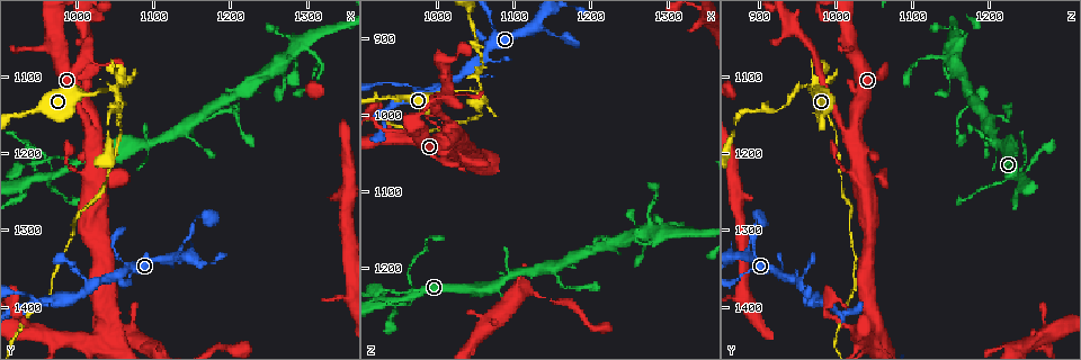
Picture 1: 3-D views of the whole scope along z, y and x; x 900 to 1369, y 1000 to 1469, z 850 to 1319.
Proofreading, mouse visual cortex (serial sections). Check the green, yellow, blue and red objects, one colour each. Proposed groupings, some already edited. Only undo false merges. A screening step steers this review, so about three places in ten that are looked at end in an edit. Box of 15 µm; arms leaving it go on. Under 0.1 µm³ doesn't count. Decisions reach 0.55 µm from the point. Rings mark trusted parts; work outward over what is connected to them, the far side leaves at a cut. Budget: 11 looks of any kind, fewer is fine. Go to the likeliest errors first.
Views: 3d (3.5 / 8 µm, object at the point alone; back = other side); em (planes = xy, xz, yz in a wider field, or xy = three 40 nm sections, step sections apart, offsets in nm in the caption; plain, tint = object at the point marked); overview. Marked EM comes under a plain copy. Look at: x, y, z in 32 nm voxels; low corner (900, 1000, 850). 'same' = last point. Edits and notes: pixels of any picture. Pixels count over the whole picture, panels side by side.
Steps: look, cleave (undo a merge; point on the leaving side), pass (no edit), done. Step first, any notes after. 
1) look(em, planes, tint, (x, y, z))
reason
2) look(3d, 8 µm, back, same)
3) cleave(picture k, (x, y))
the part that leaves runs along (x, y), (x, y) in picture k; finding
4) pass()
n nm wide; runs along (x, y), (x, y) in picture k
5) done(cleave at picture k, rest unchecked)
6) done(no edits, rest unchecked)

look(3d, 3.5 µm, (1050, 1115, 970))

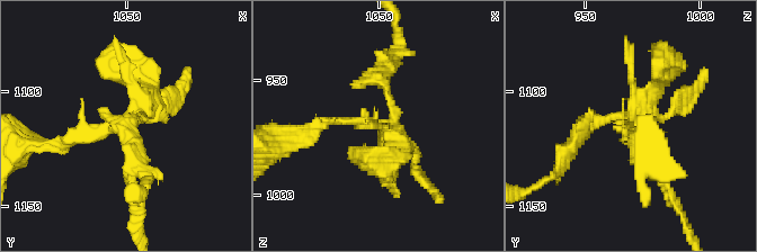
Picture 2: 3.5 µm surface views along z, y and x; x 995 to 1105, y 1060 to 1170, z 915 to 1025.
look(em, xy, step 5, tint, (1049, 1113, 969))
shape alone is not enough

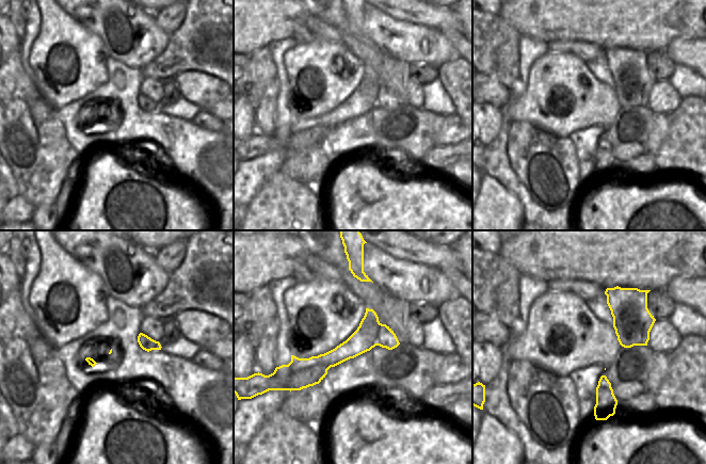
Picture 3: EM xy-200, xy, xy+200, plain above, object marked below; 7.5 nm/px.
cleave(picture 2, (105, 111))
the part that leaves runs along (121, 125), (141, 115), (131, 128), (137, 163) in picture 2; two cells meet here

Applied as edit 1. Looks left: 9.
look(3d, 3.5 µm, (950, 1235, 1245))
four arms meet

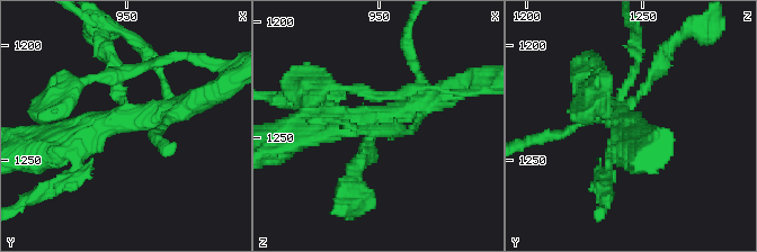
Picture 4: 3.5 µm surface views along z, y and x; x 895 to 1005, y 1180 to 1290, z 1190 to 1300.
look(em, planes, tint, (951, 1231, 1242))

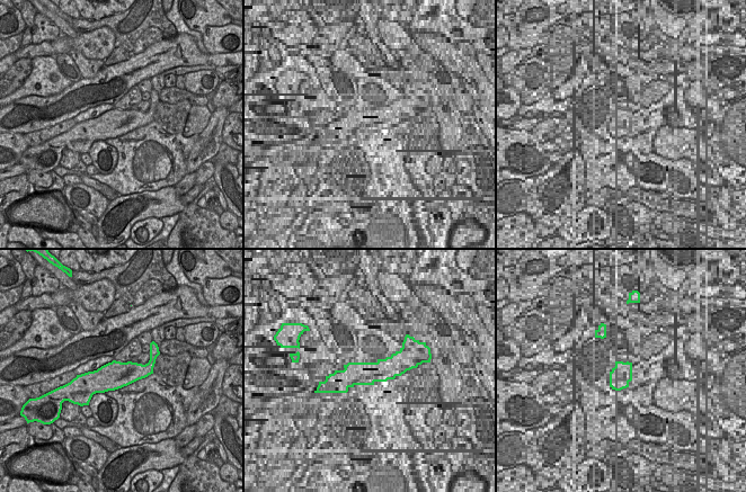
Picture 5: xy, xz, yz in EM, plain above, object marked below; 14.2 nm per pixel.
pass()
4 arms; arms of 150, 250, 300, 350 nm; runs along (151, 364), (144, 370), (81, 378) in picture 5; all the same cell

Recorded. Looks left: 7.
look(3d, 3.5 µm, back, (1030, 1445, 1055))
sharp bend

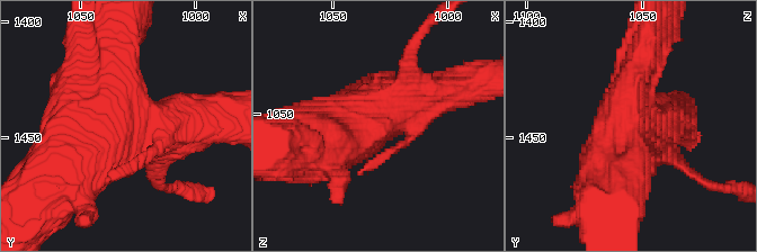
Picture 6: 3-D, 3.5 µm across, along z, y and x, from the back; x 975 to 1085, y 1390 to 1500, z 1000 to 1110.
look(em, planes, tint, same)

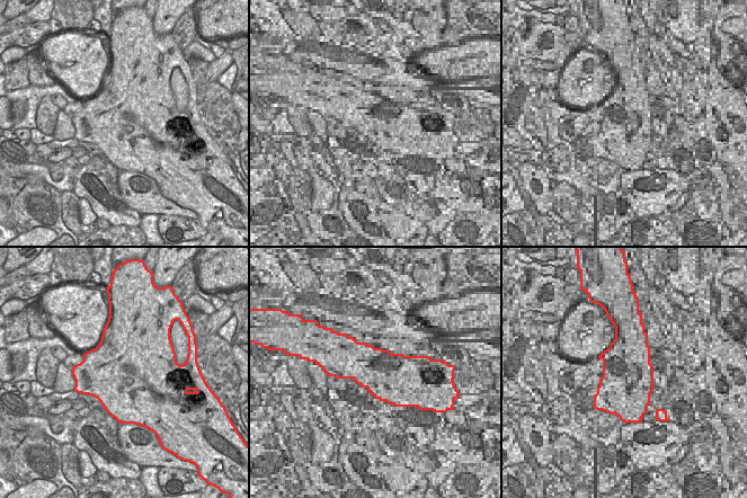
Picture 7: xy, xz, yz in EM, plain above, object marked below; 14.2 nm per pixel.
pass()
runs along (113, 38), (109, 97), (136, 125), (181, 122) in picture 6; one cell here

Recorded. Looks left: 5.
look(3d, 3.5 µm, (1300, 1065, 1140))
thick turns thin

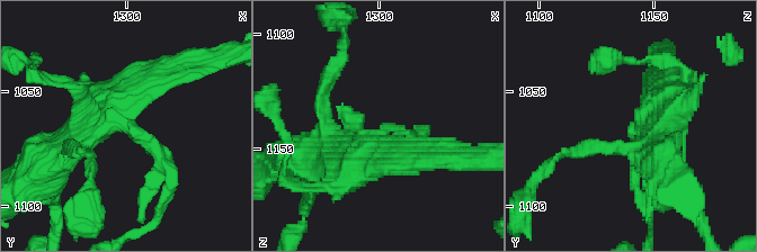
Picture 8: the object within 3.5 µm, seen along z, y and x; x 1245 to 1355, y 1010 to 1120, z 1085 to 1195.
look(em, xy, step 5, tint, (1302, 1066, 1142))

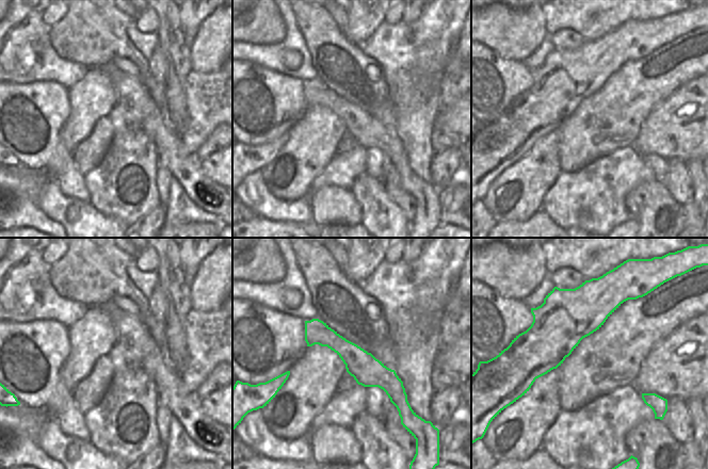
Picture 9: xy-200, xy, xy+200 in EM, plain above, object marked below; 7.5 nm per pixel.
look(em, xy, step 1, tint, same)

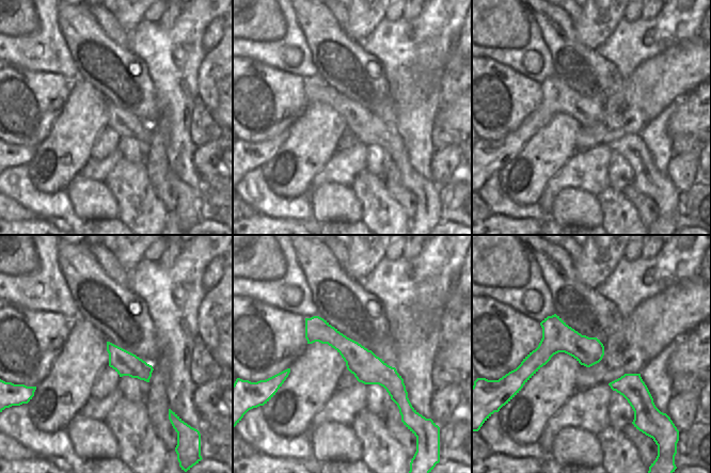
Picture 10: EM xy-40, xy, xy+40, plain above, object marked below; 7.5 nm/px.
pass()
runs along (307, 320), (376, 371), (405, 401) in picture 10; all the same cell

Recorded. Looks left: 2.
done(cleave at picture 2, rest unchecked)

